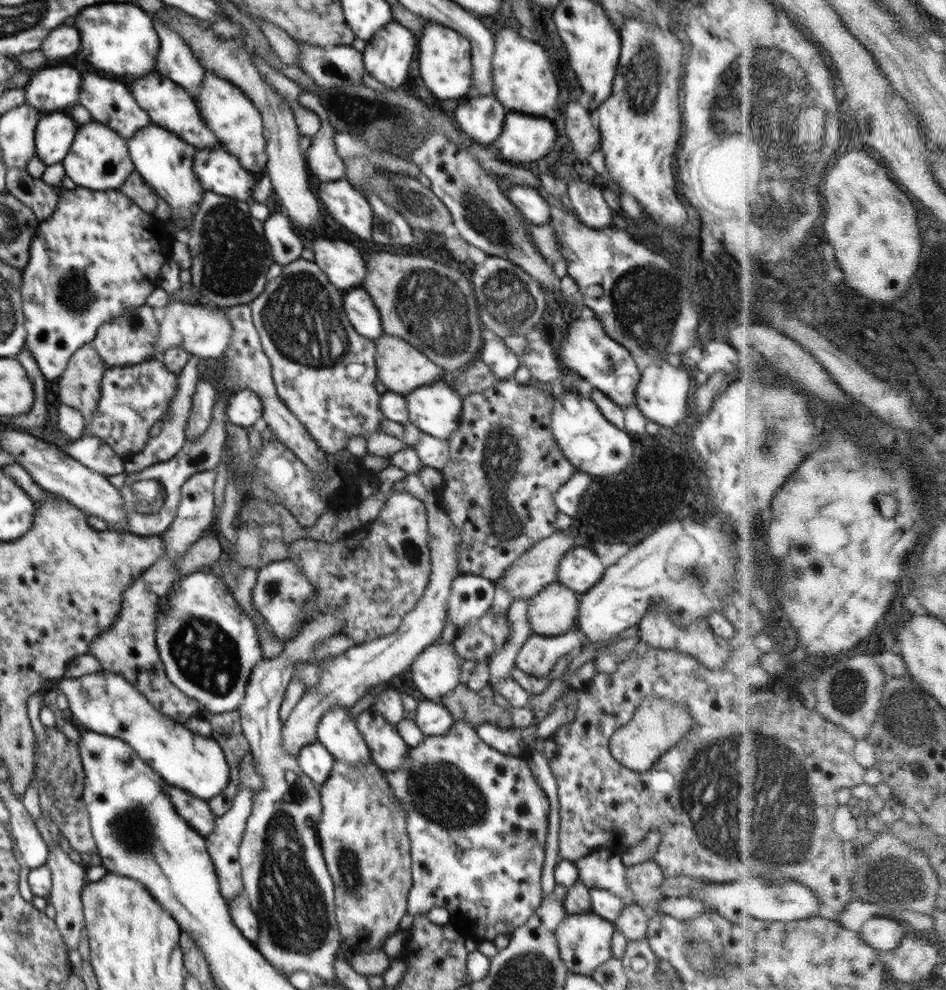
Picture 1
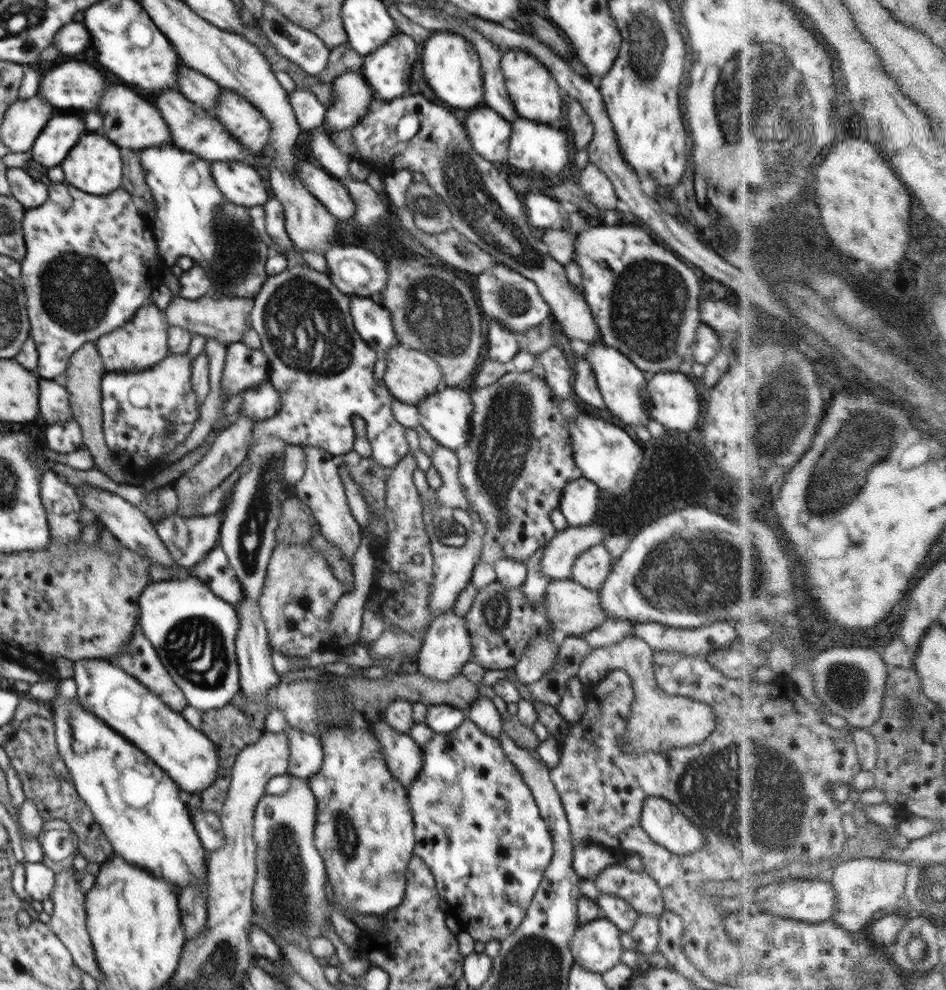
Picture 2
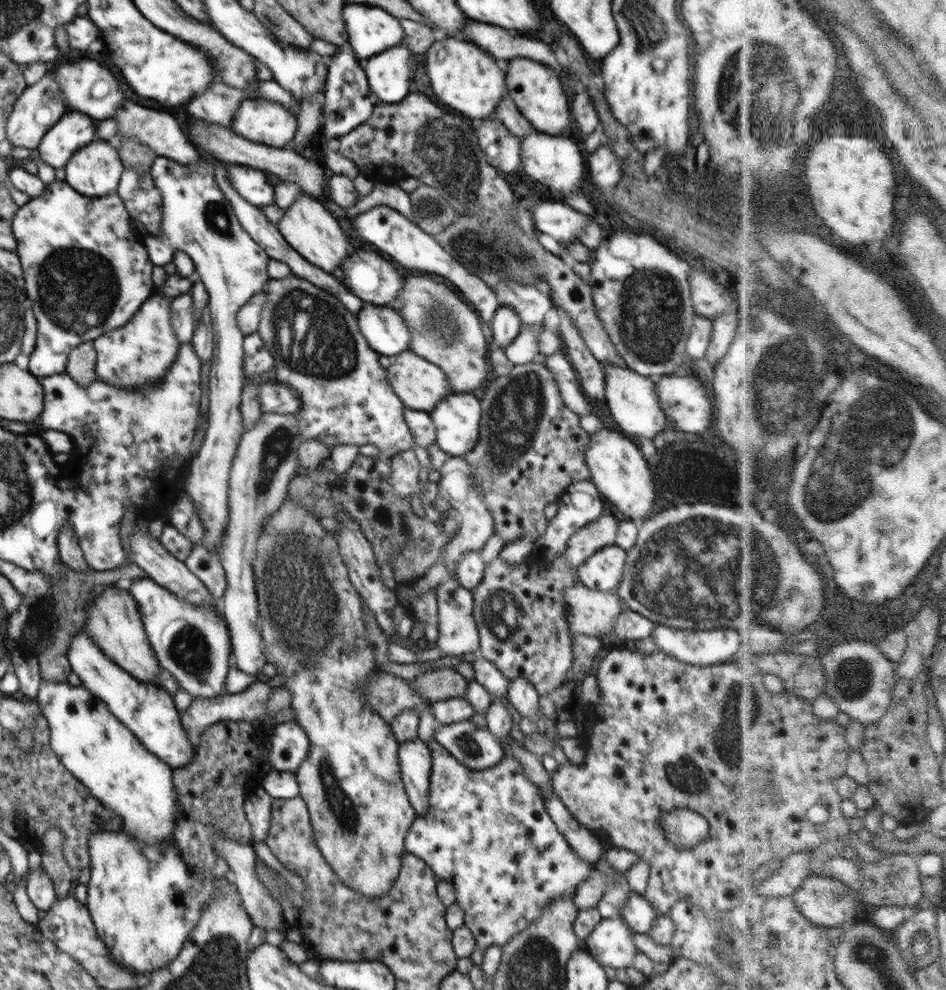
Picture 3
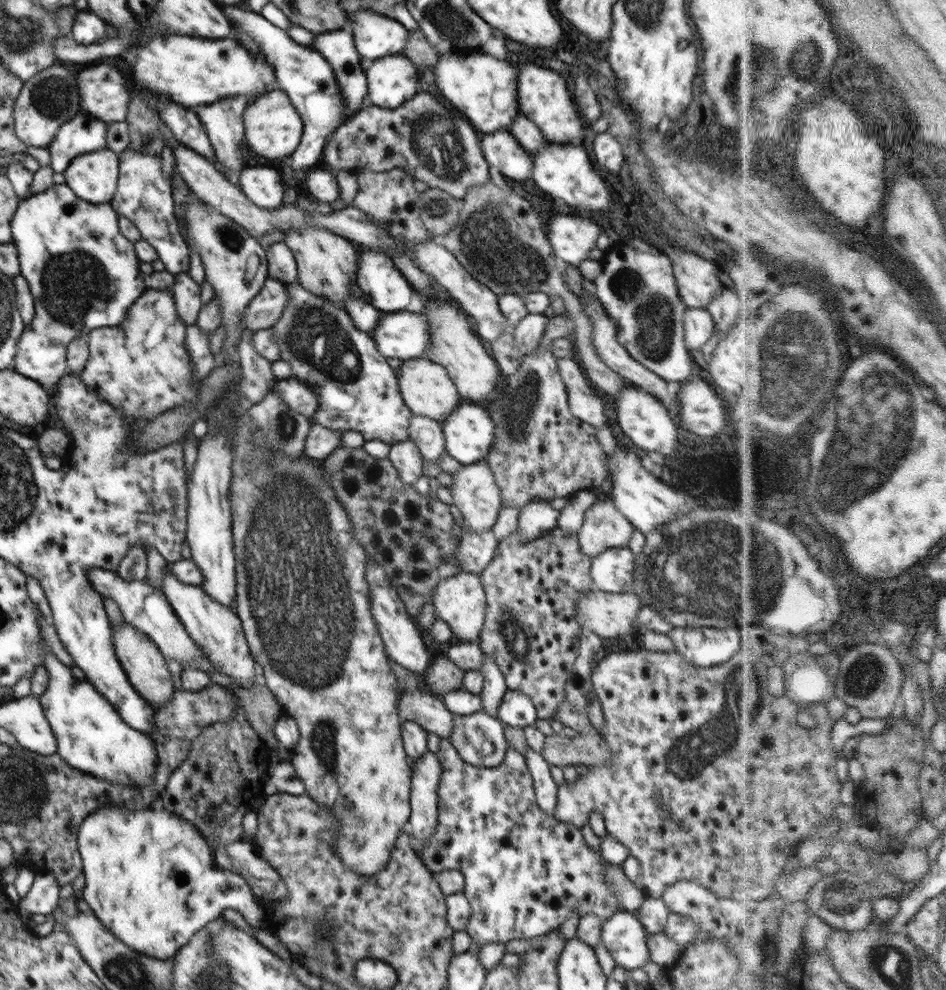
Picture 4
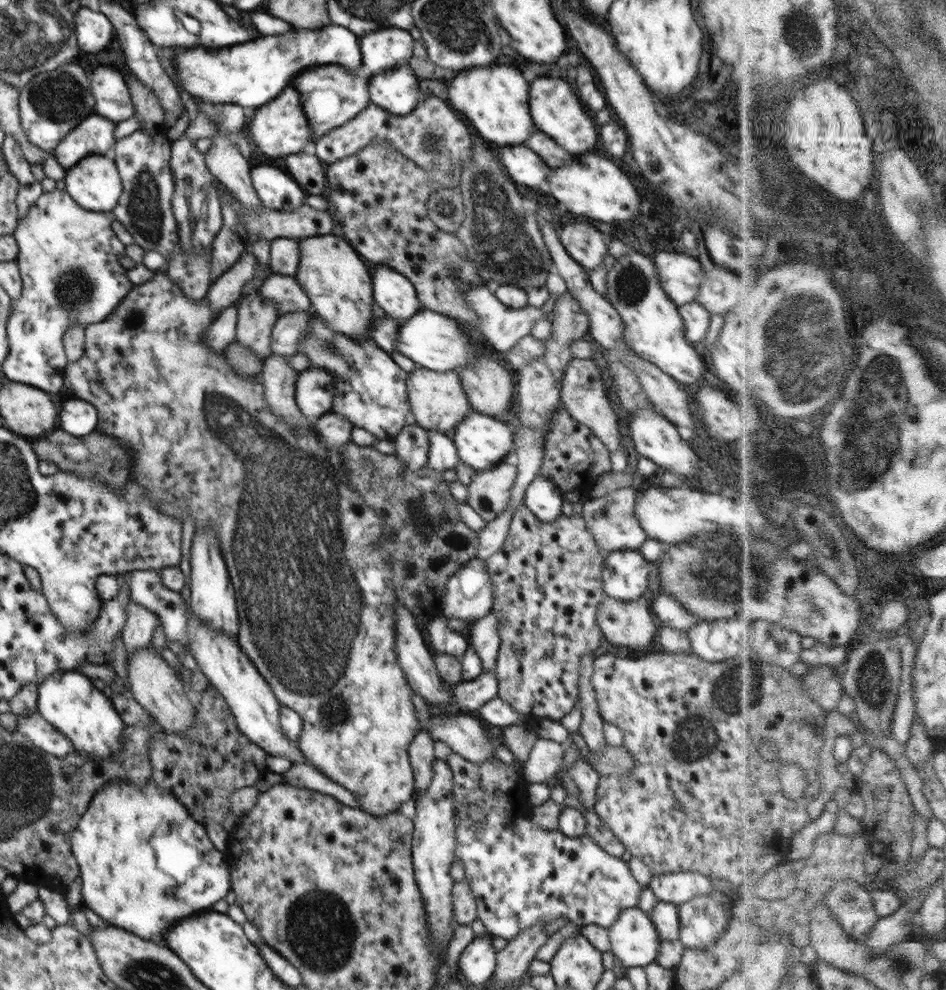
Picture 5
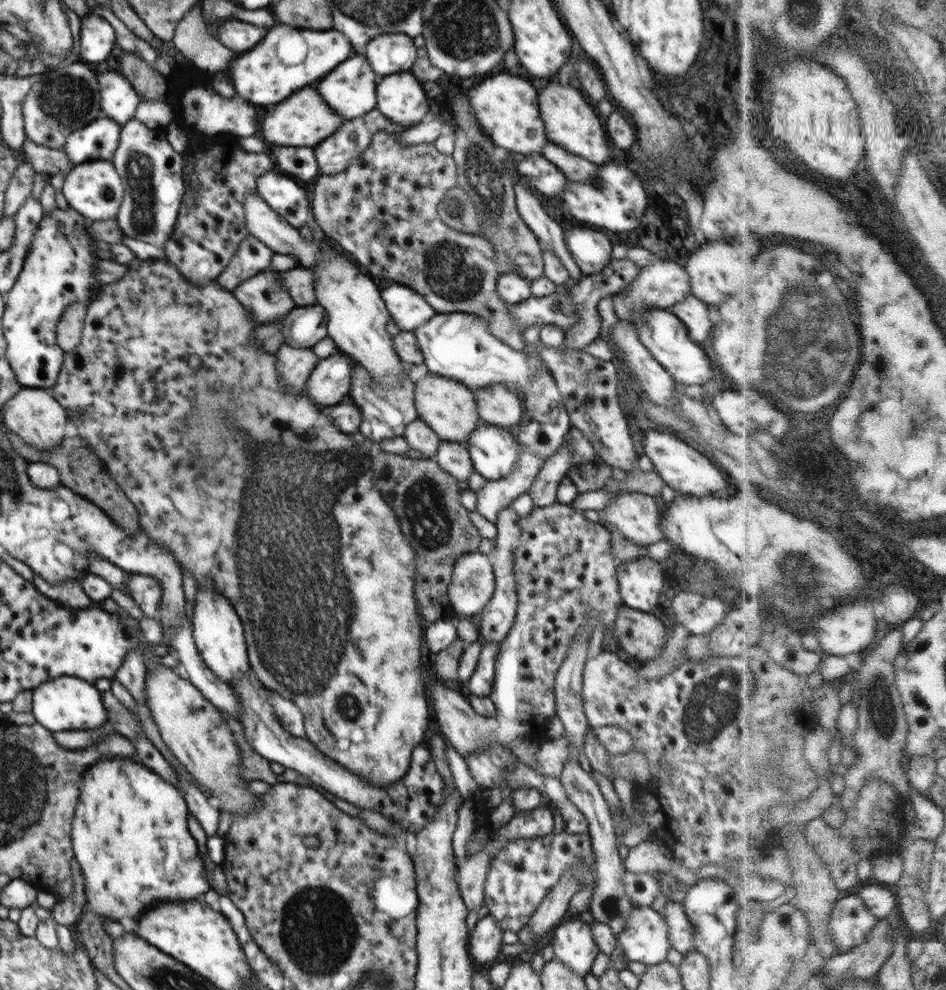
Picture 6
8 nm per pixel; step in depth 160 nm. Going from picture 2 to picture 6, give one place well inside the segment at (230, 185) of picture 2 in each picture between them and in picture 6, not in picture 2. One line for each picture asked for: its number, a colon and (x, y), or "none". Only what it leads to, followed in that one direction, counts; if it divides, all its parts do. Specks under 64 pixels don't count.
3: (257, 187)
4: (264, 187)
5: (276, 189)
6: (285, 196)

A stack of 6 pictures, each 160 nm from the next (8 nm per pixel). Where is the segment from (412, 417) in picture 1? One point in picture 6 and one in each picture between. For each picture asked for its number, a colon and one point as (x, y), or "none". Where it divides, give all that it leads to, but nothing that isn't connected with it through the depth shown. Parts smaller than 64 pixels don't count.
2: (446, 416)
3: (457, 420)
4: (468, 430)
5: (481, 441)
6: (494, 451)

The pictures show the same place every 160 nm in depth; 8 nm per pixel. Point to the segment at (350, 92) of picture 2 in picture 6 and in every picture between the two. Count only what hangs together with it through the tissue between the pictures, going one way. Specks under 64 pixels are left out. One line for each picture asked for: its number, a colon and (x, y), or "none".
3: (347, 101)
4: (337, 47)
5: (253, 73)
6: (286, 60)

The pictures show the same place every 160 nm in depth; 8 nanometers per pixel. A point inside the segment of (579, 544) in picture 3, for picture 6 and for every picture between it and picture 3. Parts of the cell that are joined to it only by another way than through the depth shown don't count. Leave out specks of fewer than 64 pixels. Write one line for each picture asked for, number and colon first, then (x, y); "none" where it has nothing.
4: (605, 527)
5: (611, 519)
6: (635, 515)

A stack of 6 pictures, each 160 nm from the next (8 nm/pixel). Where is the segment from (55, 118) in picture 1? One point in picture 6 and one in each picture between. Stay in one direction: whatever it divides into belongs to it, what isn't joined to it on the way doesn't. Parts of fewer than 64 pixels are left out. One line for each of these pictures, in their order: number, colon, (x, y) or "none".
2: (61, 133)
3: (74, 130)
4: (83, 134)
5: (93, 136)
6: (98, 141)

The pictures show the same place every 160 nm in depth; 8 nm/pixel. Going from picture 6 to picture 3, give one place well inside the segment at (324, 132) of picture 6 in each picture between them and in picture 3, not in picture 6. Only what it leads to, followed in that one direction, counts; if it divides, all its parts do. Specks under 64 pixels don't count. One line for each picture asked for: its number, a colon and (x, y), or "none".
3: (262, 121)
4: (273, 128)
5: (281, 128)

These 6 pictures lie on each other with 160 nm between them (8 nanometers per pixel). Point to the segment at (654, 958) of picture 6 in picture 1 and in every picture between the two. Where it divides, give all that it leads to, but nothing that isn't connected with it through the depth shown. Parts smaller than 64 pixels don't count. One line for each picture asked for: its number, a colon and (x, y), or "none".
1: (584, 939)
2: (596, 946)
3: (611, 943)
4: (623, 935)
5: (634, 941)

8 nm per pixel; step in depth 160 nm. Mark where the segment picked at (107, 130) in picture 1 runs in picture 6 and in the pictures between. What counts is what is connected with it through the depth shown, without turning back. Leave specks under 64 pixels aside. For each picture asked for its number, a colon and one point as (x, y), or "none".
2: (94, 165)
3: (94, 170)
4: (93, 177)
5: (94, 182)
6: (94, 189)

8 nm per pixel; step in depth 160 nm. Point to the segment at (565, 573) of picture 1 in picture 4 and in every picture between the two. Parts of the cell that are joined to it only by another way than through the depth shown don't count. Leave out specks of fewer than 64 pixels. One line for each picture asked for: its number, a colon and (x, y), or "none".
2: (590, 569)
3: (603, 570)
4: (612, 571)

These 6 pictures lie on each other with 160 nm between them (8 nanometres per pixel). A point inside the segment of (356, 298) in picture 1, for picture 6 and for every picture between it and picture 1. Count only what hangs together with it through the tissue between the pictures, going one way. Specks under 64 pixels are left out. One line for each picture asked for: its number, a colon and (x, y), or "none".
2: (373, 322)
3: (386, 332)
4: (405, 335)
5: (434, 341)
6: (457, 345)

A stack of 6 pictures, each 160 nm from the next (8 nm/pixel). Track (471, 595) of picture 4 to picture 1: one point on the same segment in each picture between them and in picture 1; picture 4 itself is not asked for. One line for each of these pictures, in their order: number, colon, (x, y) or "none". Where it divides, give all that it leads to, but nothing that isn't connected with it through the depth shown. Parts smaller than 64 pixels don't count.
1: (435, 671)
2: (446, 648)
3: (458, 633)

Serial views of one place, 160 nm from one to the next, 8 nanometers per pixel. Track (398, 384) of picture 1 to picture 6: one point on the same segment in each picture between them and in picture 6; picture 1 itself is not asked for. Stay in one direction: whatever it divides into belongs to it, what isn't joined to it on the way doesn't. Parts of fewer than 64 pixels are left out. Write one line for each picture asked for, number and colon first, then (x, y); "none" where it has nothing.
2: (411, 375)
3: (420, 385)
4: (427, 390)
5: (437, 399)
6: (449, 408)

